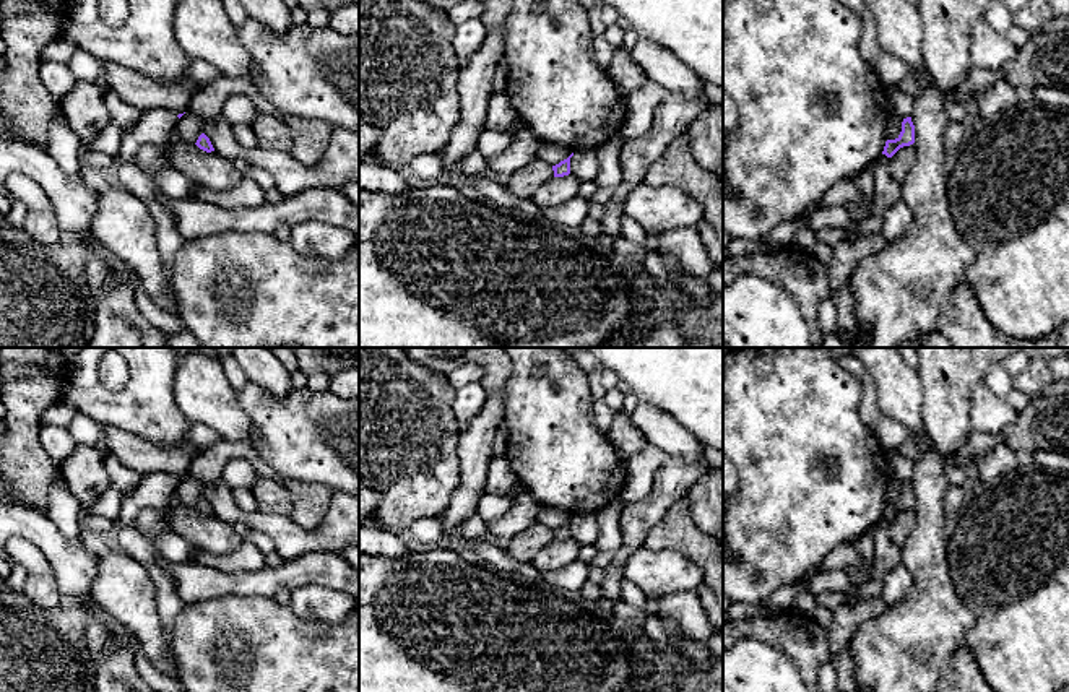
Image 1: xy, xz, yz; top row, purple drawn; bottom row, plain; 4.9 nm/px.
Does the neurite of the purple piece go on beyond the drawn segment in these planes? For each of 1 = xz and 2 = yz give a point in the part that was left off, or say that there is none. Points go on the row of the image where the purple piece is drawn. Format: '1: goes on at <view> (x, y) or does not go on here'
1: does not go on here
2: does not go on here

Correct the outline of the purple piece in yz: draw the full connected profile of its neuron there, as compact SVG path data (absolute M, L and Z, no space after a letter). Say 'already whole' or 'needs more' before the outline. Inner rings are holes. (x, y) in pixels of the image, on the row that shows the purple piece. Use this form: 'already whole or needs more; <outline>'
already whole; M911 117L903 119L902 132L895 140L887 140L882 154L892 158L900 148L910 146L915 143L915 125Z

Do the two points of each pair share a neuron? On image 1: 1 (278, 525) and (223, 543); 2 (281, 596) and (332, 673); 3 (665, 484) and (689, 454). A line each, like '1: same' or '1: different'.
1: different
2: different
3: different

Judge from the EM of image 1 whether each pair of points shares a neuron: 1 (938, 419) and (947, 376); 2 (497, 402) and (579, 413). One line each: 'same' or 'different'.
1: same
2: different

